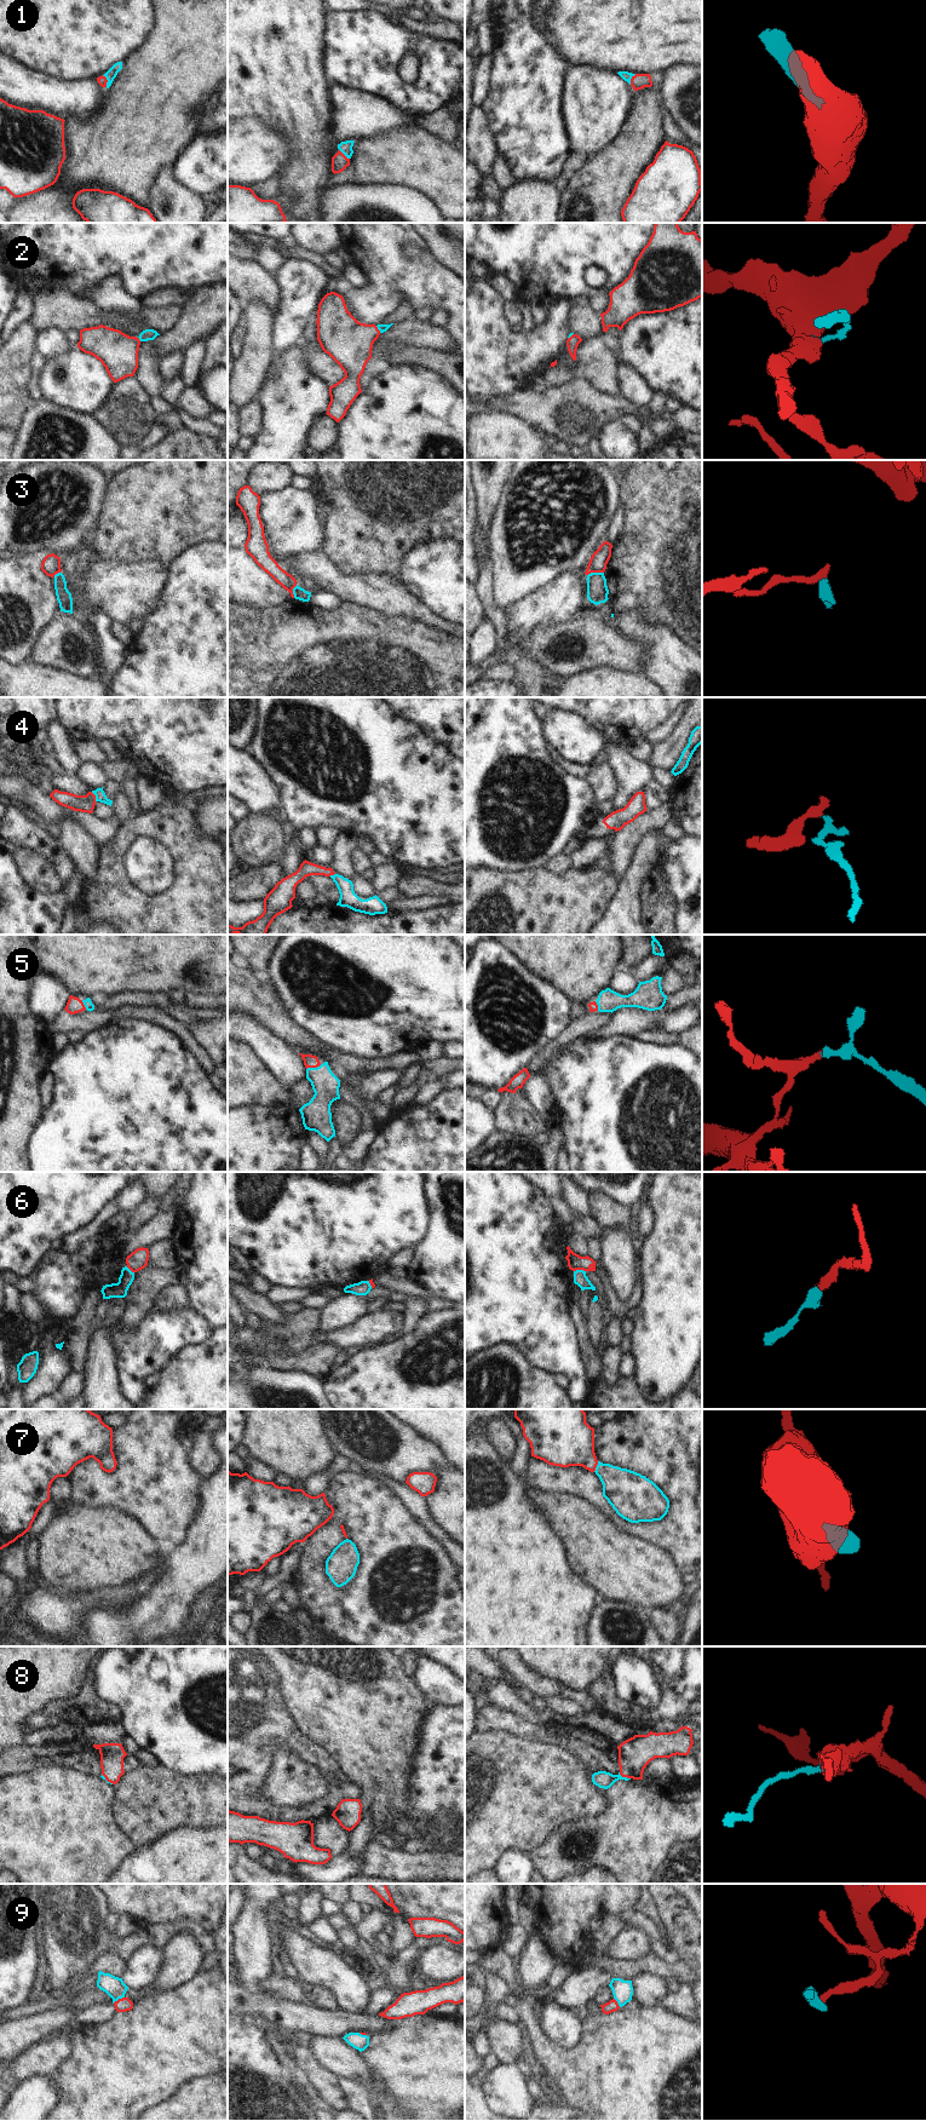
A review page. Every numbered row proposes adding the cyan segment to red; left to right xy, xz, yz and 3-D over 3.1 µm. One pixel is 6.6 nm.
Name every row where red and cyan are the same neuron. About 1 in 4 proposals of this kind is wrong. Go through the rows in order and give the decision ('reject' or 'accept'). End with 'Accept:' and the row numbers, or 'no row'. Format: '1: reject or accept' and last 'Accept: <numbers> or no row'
1: accept
2: accept
3: reject
4: accept
5: accept
6: reject
7: accept
8: accept
9: accept
Accept: 1, 2, 4, 5, 7, 8, 9

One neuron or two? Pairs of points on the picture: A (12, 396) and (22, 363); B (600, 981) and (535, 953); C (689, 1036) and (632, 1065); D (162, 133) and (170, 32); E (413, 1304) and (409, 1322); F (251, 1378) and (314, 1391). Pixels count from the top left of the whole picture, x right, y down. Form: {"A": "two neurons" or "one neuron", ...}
{"A": "one neuron", "B": "one neuron", "C": "two neurons", "D": "one neuron", "E": "one neuron", "F": "one neuron"}

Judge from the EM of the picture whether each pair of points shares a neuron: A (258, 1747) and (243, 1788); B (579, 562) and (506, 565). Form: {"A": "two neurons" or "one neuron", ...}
{"A": "one neuron", "B": "one neuron"}

